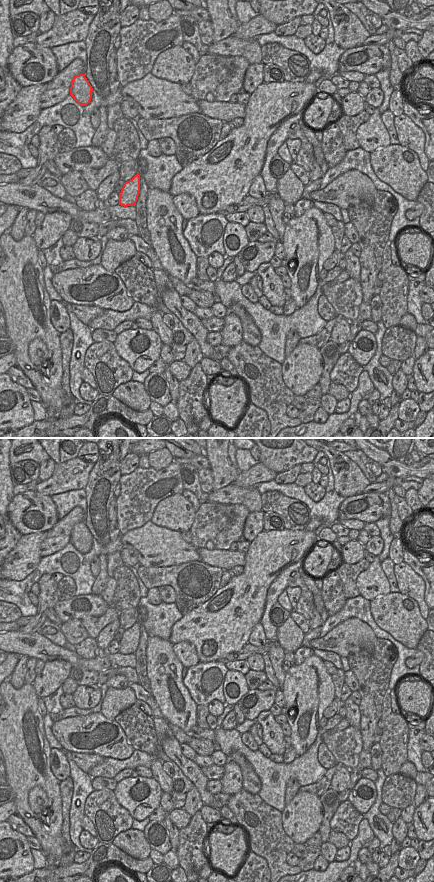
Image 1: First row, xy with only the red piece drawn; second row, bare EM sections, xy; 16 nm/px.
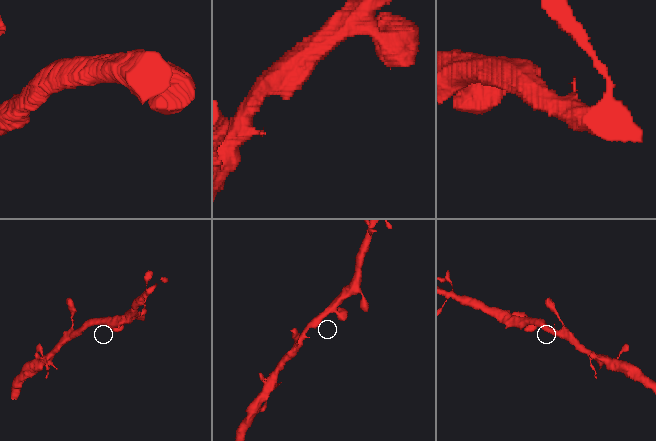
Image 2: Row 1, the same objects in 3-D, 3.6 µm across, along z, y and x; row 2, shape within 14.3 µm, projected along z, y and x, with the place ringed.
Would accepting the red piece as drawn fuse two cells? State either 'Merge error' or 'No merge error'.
No merge error

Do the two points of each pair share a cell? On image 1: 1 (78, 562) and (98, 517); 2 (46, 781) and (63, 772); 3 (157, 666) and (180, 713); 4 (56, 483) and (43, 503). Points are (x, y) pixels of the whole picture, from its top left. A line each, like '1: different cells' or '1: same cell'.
1: different cells
2: different cells
3: same cell
4: different cells

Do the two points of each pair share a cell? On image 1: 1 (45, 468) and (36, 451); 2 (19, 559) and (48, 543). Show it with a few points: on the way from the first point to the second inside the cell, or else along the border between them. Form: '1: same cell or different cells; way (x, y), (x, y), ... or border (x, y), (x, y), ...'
1: different cells; border (50, 458), (39, 463)
2: different cells; border (46, 532), (40, 545), (40, 556)

